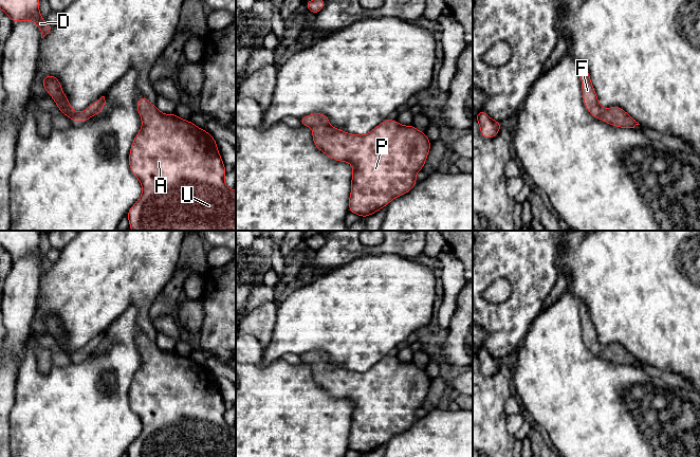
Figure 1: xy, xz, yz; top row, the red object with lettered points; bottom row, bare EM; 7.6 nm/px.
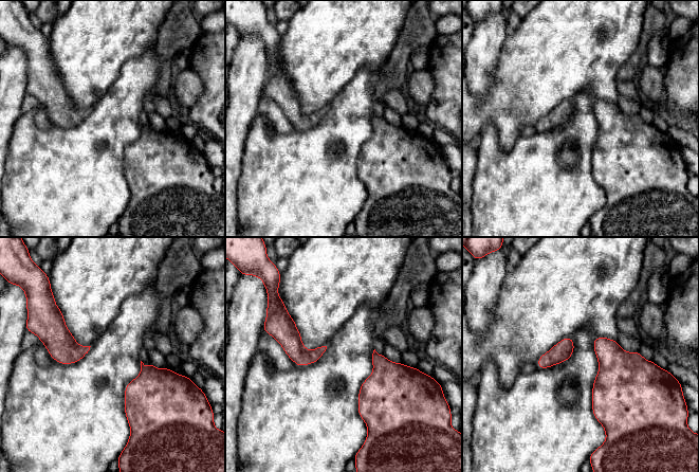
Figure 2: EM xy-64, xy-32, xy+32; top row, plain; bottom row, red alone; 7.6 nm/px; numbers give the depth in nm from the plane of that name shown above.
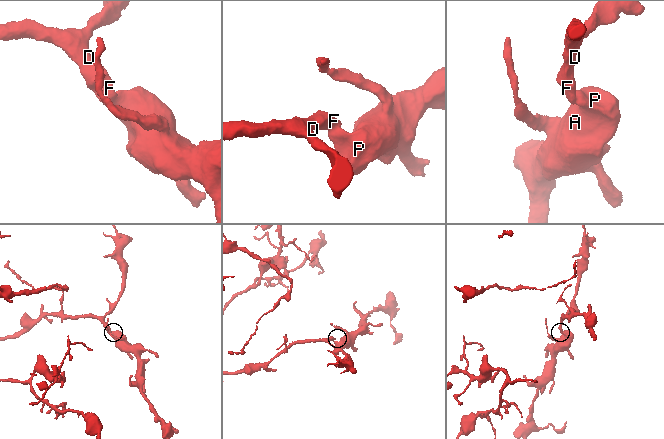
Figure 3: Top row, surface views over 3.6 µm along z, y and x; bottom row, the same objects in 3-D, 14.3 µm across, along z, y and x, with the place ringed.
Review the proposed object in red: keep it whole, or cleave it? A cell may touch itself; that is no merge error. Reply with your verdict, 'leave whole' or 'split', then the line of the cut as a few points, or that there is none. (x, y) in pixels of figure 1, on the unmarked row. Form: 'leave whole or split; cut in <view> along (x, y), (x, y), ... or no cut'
leave whole; no cut

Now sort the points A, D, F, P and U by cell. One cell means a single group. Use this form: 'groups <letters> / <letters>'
groups A D F P U

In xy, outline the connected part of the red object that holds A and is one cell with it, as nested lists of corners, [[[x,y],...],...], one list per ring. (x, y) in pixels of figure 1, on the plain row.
[[[146,333],[136,337],[136,346],[142,355],[142,365],[133,376],[129,389],[129,404],[131,409],[142,421],[142,433],[127,450],[128,457],[236,457],[236,427],[229,426],[225,419],[225,402],[219,390],[217,379],[205,366],[197,364],[191,358],[180,355],[176,350],[164,351],[152,342]]]

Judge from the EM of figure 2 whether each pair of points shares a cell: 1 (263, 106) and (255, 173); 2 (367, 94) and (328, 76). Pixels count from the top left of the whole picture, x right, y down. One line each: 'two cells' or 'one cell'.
1: two cells
2: two cells

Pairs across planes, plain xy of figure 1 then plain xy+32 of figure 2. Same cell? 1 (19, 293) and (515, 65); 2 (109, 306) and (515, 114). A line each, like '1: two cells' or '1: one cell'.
1: two cells
2: one cell

